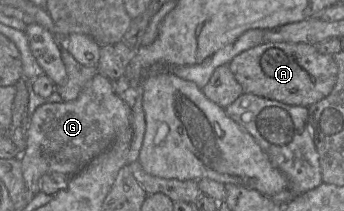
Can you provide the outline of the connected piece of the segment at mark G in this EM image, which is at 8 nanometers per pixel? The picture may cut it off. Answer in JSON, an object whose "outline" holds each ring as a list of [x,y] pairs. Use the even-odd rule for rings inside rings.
{"outline":[[[99,73],[75,100],[39,106],[30,118],[26,148],[20,156],[27,188],[36,195],[39,192],[39,179],[46,173],[61,173],[69,178],[75,176],[106,151],[116,136],[130,125],[130,106],[114,93],[111,80]]]}

